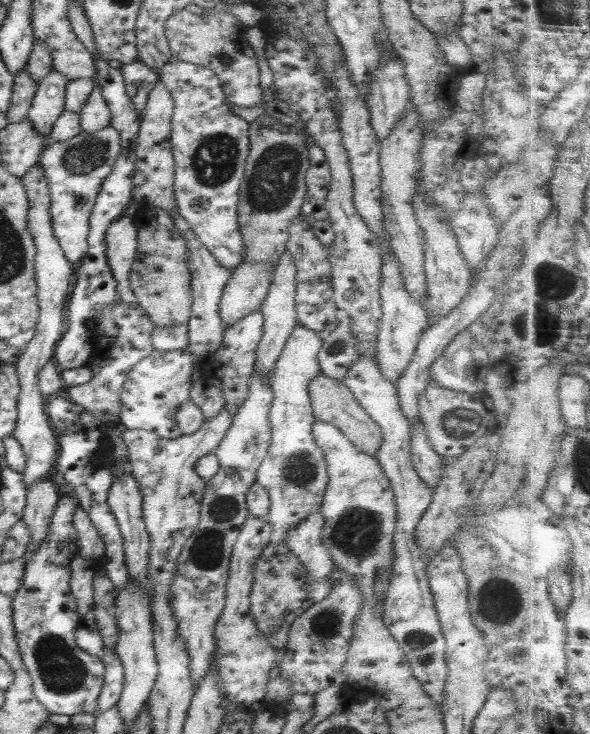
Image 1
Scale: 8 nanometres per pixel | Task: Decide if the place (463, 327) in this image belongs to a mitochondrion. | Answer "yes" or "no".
no

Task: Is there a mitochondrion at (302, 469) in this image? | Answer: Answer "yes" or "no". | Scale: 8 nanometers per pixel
yes

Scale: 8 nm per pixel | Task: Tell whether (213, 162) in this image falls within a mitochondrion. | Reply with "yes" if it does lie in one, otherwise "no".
yes

